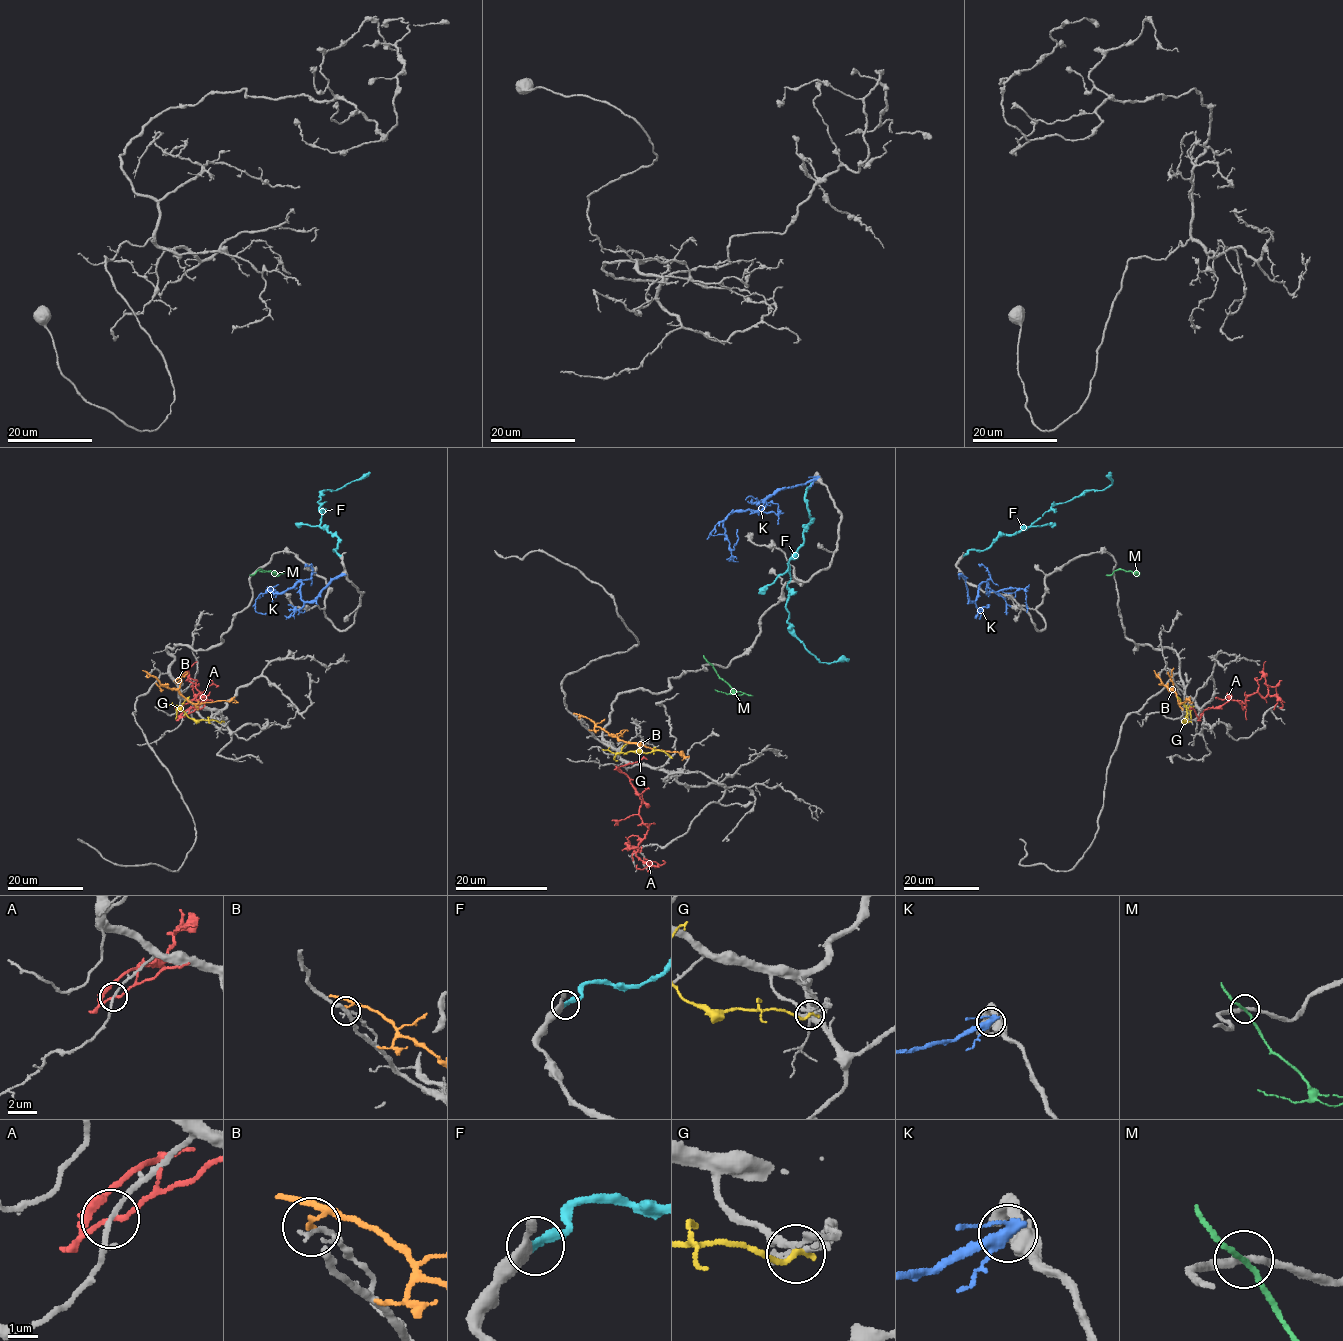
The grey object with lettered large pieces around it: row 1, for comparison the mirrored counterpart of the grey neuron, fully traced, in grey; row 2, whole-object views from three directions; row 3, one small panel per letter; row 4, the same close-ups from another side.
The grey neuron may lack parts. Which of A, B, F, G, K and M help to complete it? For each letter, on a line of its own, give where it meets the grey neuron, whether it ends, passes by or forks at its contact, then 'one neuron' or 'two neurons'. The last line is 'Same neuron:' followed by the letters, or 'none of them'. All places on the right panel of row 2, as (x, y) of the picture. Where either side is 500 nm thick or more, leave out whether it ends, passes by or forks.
A: (1197, 716) | it passes by | two neurons
B: (1158, 674) | it ends | two neurons
F: (964, 555) | it ends | one neuron
G: (1189, 721) | it ends | two neurons
K: (960, 573) | it forks | two neurons
M: (1113, 572) | it passes by | two neurons
Same neuron: F

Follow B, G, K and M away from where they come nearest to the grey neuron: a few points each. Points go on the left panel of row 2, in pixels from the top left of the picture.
B: (147, 674), (195, 704), (233, 700), (238, 703)
G: (222, 721), (190, 719), (181, 707), (189, 696)
K: (343, 573), (310, 601), (301, 598), (300, 582), (281, 592), (267, 591), (269, 588), (272, 588), (270, 612)
M: (256, 572), (261, 569), (290, 573)

